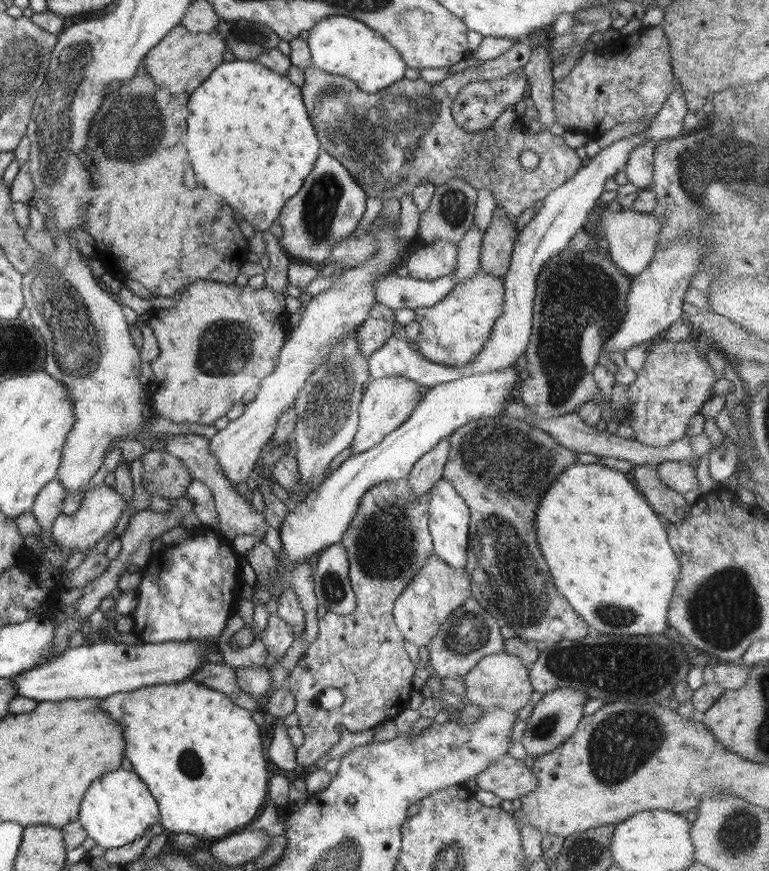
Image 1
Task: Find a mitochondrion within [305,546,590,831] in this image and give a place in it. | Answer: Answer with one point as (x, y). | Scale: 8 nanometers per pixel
(467, 632)

